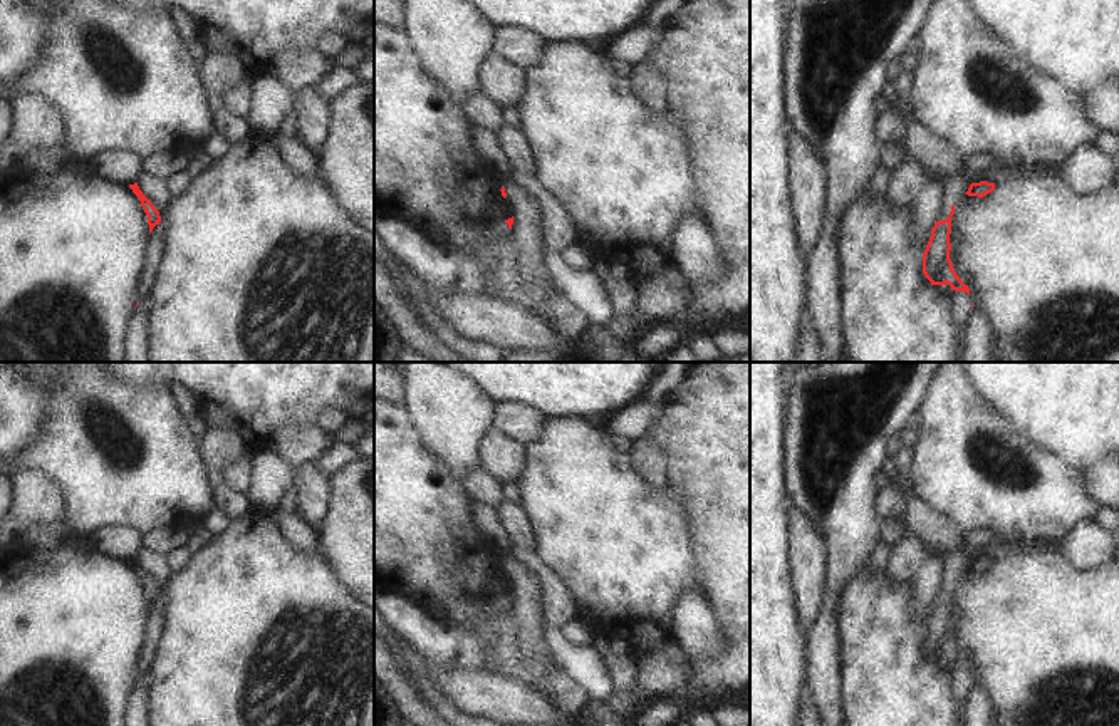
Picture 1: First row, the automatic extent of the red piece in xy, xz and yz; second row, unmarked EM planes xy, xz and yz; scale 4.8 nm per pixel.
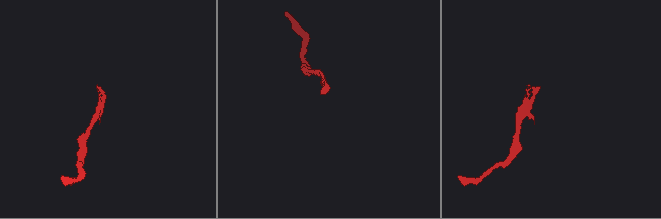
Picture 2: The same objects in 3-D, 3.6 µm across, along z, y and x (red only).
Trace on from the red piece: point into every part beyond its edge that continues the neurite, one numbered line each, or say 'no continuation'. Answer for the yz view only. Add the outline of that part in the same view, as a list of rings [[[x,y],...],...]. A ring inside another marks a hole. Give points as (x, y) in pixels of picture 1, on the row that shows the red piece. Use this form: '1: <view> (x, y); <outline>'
no continuation

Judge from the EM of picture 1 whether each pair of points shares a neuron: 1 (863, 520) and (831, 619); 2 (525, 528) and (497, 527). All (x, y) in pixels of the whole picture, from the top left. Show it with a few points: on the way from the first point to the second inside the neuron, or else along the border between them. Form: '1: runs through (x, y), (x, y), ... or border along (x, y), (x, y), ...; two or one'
1: runs through (849, 545), (832, 594); one
2: border along (497, 507), (514, 540); two

